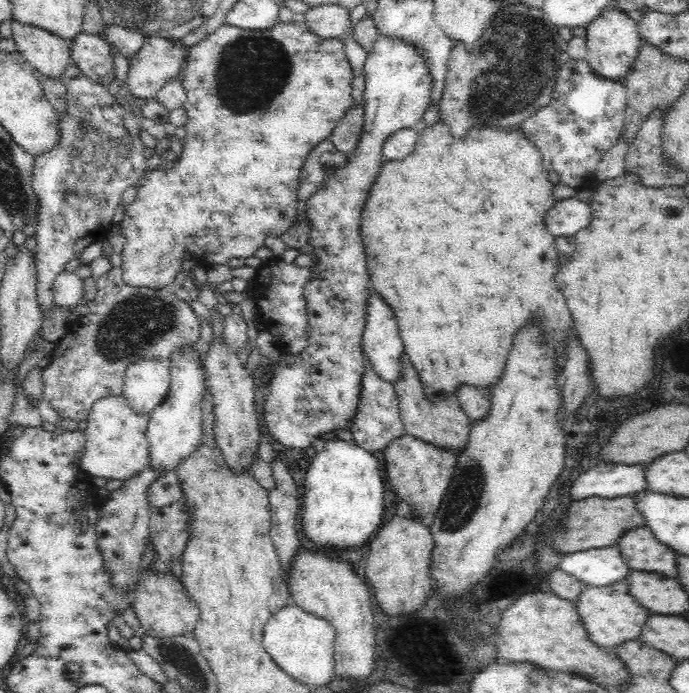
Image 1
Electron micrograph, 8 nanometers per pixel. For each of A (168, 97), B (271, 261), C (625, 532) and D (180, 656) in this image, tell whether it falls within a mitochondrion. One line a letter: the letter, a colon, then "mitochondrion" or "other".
A: other
B: other
C: other
D: mitochondrion

